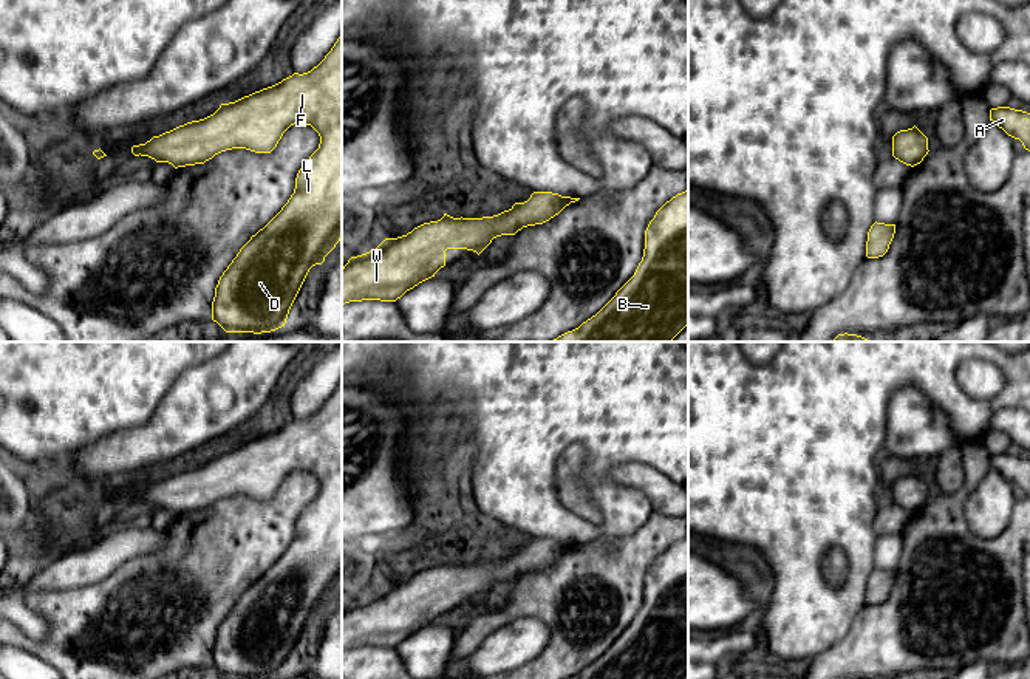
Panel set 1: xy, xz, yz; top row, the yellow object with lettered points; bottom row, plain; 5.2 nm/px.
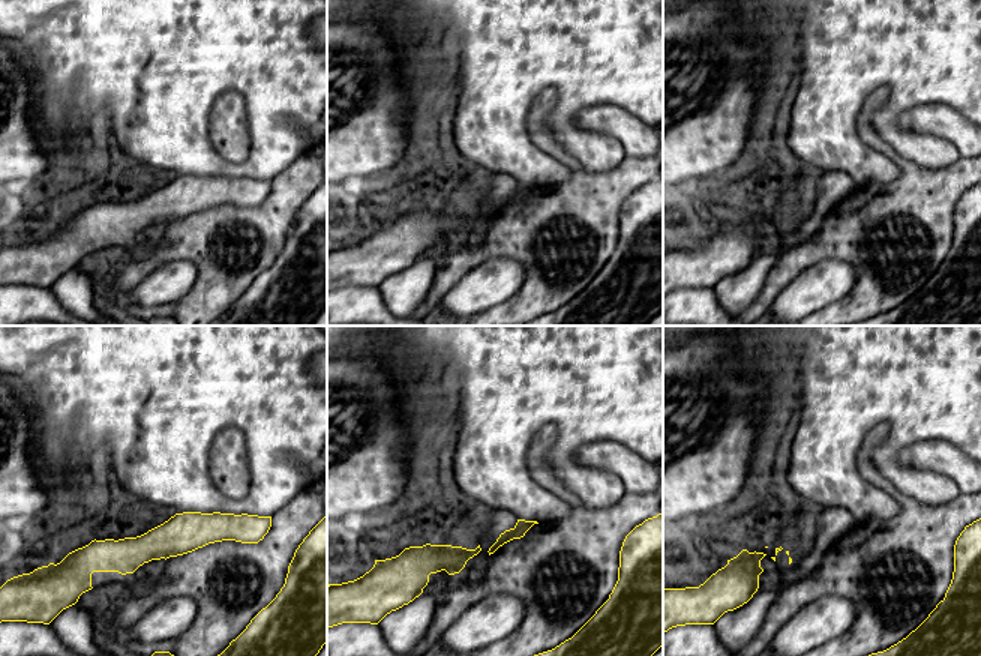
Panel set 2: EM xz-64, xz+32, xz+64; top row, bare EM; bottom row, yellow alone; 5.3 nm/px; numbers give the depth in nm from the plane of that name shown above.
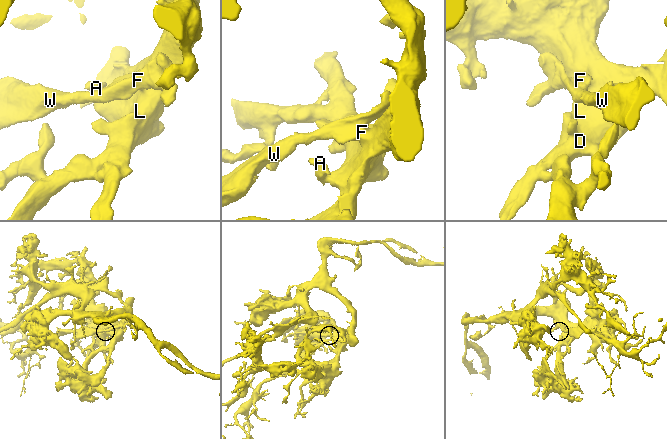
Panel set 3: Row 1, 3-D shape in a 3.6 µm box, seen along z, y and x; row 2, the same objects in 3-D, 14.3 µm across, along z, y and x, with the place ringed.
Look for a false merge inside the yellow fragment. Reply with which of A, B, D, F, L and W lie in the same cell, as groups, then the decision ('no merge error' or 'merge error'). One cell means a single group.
groups A B D F L W; no merge error

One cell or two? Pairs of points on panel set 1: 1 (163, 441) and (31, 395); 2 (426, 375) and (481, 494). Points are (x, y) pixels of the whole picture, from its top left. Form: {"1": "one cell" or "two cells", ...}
{"1": "two cells", "2": "one cell"}

